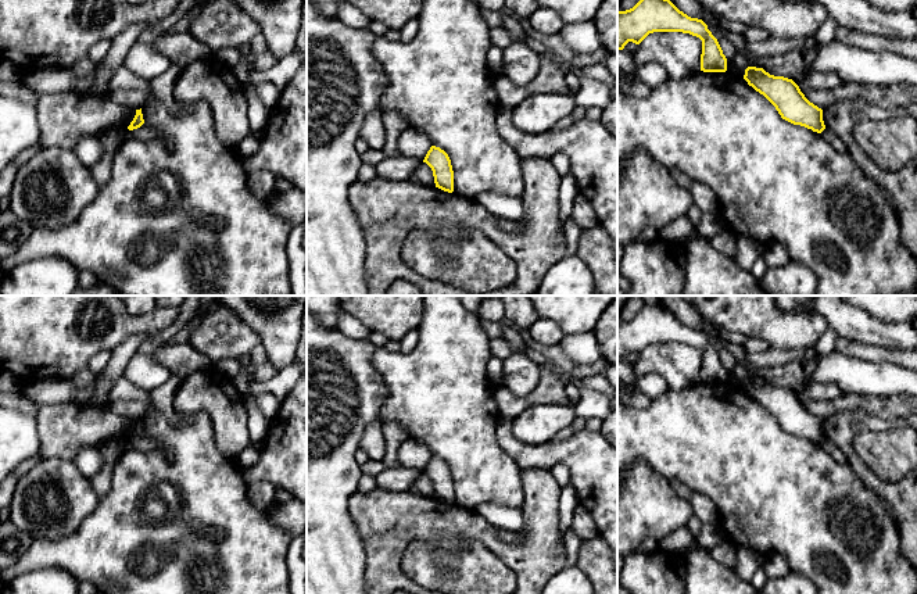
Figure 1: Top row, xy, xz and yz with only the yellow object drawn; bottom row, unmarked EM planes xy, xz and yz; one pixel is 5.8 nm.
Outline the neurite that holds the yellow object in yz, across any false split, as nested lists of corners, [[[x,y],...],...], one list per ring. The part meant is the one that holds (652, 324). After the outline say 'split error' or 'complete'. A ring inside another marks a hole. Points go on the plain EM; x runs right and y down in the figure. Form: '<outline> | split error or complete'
[[[645,304],[633,319],[617,322],[617,362],[628,353],[640,355],[653,343],[683,343],[699,348],[701,382],[727,382],[727,369],[708,336],[680,322],[669,309]]] | complete

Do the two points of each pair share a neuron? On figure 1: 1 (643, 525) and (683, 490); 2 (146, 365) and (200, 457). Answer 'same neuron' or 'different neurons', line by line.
1: different neurons
2: different neurons

